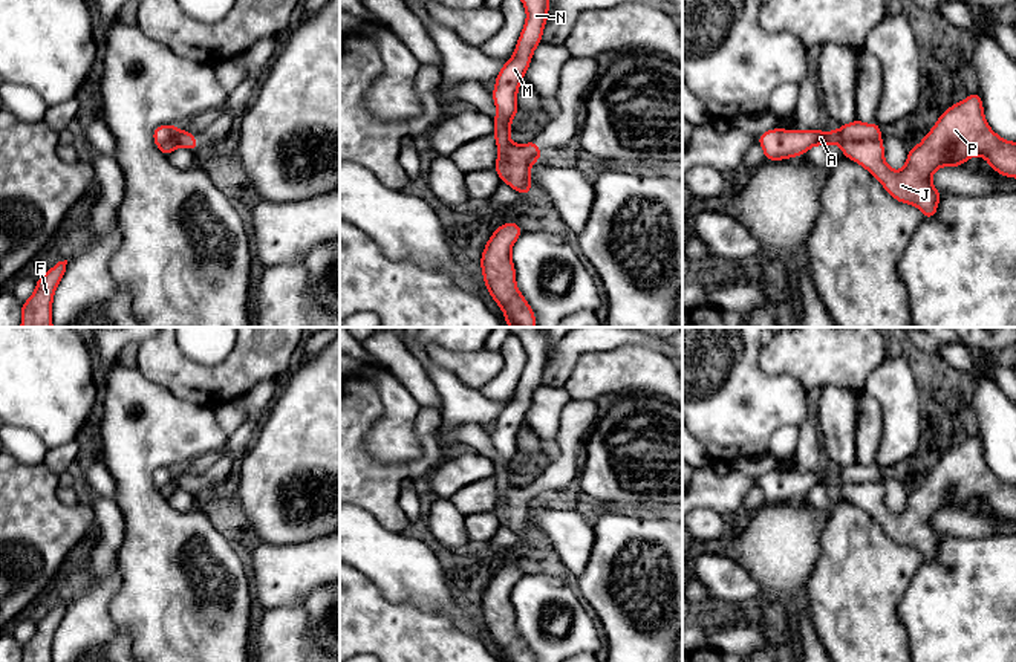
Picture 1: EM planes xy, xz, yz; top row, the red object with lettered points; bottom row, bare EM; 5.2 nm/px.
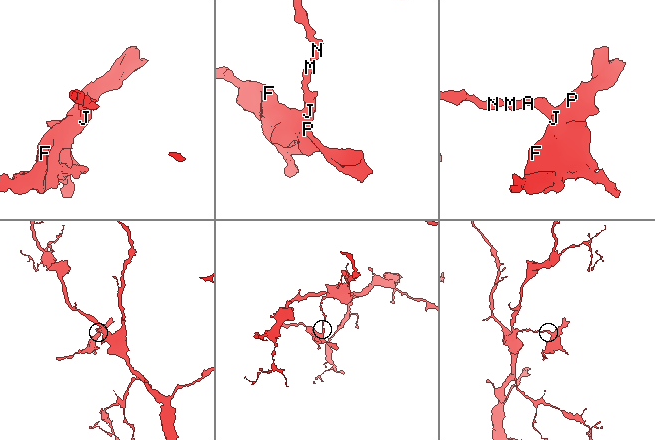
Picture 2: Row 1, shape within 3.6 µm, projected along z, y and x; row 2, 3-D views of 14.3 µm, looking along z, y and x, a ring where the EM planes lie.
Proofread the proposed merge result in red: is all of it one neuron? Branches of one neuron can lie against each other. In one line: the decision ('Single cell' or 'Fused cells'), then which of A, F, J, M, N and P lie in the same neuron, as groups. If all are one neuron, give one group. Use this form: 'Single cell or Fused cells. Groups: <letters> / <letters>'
Fused cells. Groups: A M N / F J P

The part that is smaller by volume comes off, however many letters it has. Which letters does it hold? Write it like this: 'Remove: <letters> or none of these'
Remove: F, J, P

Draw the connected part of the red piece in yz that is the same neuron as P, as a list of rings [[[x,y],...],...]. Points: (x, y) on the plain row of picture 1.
[[[978,434],[941,456],[923,483],[909,492],[901,514],[884,505],[881,482],[848,483],[842,497],[865,509],[895,543],[920,550],[924,561],[933,561],[938,552],[941,534],[933,531],[932,517],[939,509],[958,511],[978,497],[1001,518],[1016,521],[1016,485],[990,471]]]

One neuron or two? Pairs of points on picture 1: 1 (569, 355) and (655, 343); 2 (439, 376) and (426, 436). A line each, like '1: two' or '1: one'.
1: one
2: two

